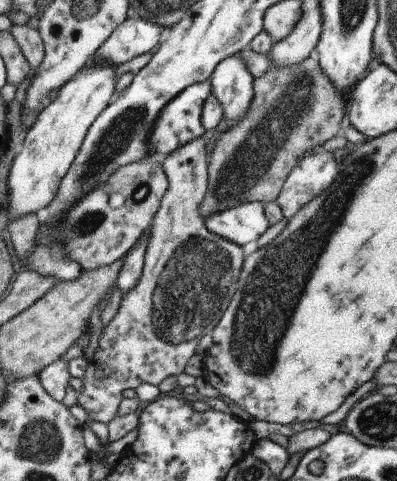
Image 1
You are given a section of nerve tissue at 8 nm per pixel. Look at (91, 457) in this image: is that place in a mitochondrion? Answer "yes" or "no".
no

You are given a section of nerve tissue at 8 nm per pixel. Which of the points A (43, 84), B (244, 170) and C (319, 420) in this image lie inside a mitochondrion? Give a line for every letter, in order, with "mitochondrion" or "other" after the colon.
A: other
B: mitochondrion
C: other

